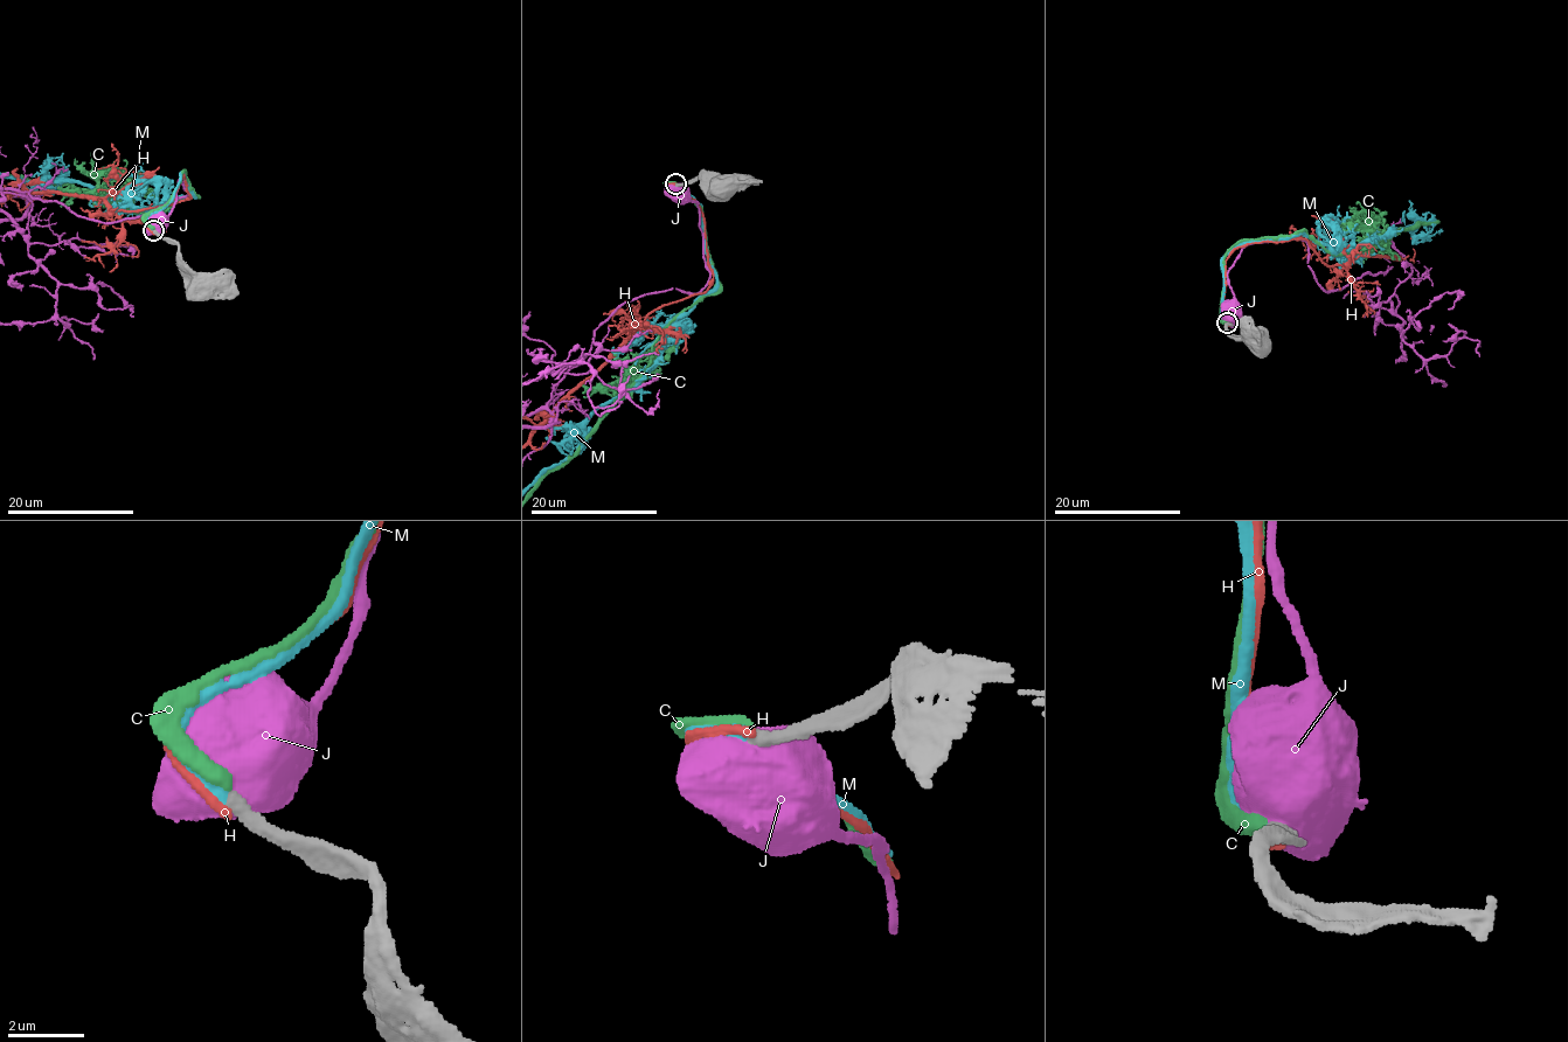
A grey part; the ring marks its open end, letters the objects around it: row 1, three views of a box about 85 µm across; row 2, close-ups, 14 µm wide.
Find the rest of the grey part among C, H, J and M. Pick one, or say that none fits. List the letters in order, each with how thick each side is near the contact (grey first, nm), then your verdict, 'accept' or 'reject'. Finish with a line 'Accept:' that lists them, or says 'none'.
C: 380/380 nm | reject
H: 400/240 nm | reject
J: 420/800 nm | reject
M: 400/320 nm | accept
Accept: M

